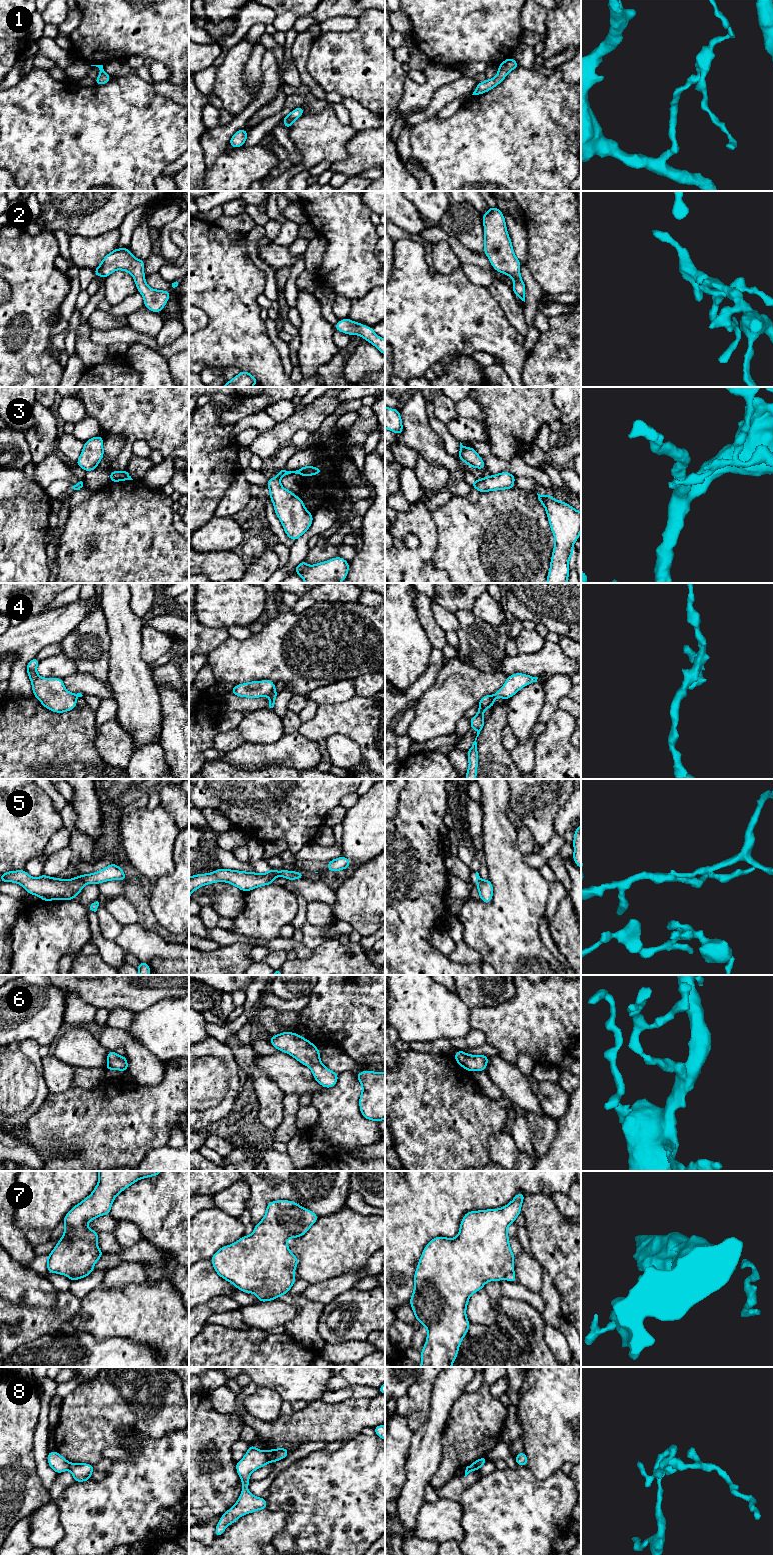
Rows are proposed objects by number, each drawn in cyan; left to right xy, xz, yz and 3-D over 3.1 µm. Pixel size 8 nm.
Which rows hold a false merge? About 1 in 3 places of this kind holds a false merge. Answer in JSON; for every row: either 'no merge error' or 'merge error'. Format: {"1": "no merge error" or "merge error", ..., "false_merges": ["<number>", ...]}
{"1": "no merge error", "2": "no merge error", "3": "merge error", "4": "merge error", "5": "merge error", "6": "no merge error", "7": "merge error", "8": "merge error", "false_merges": ["3", "4", "5", "7", "8"]}

